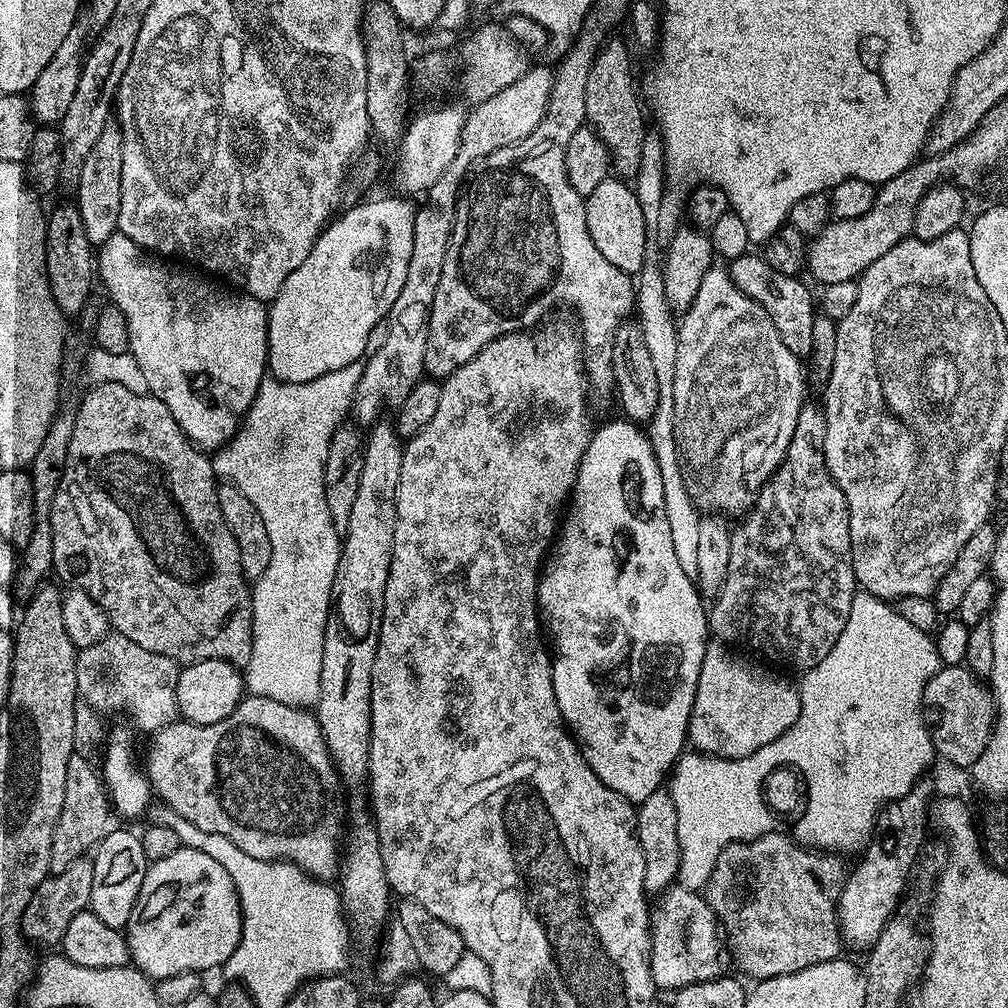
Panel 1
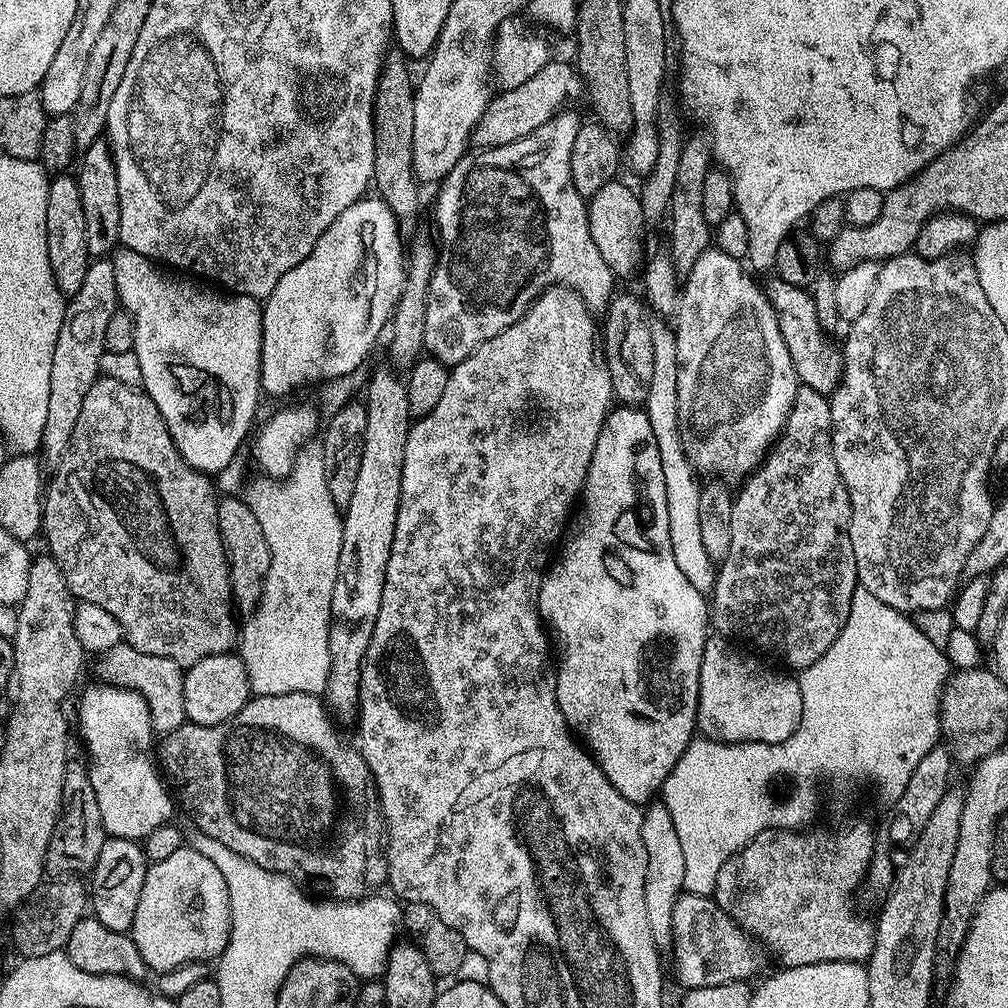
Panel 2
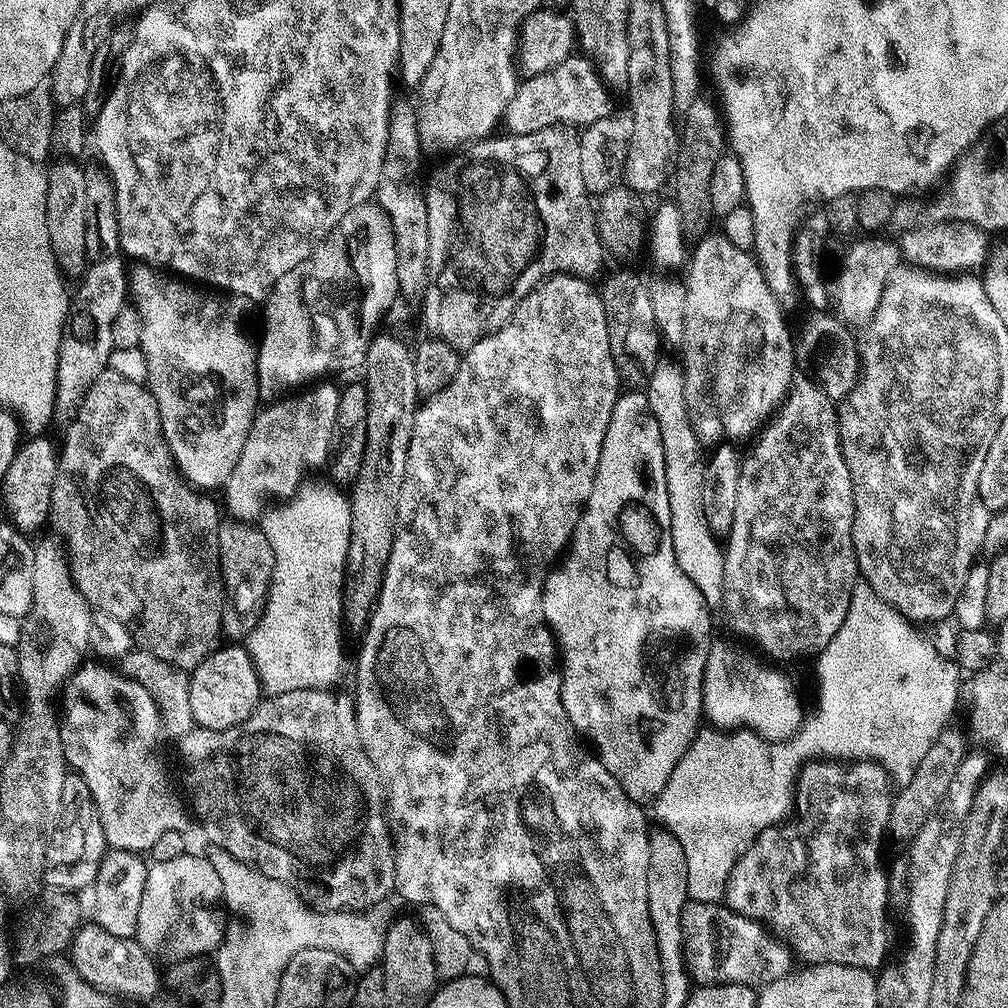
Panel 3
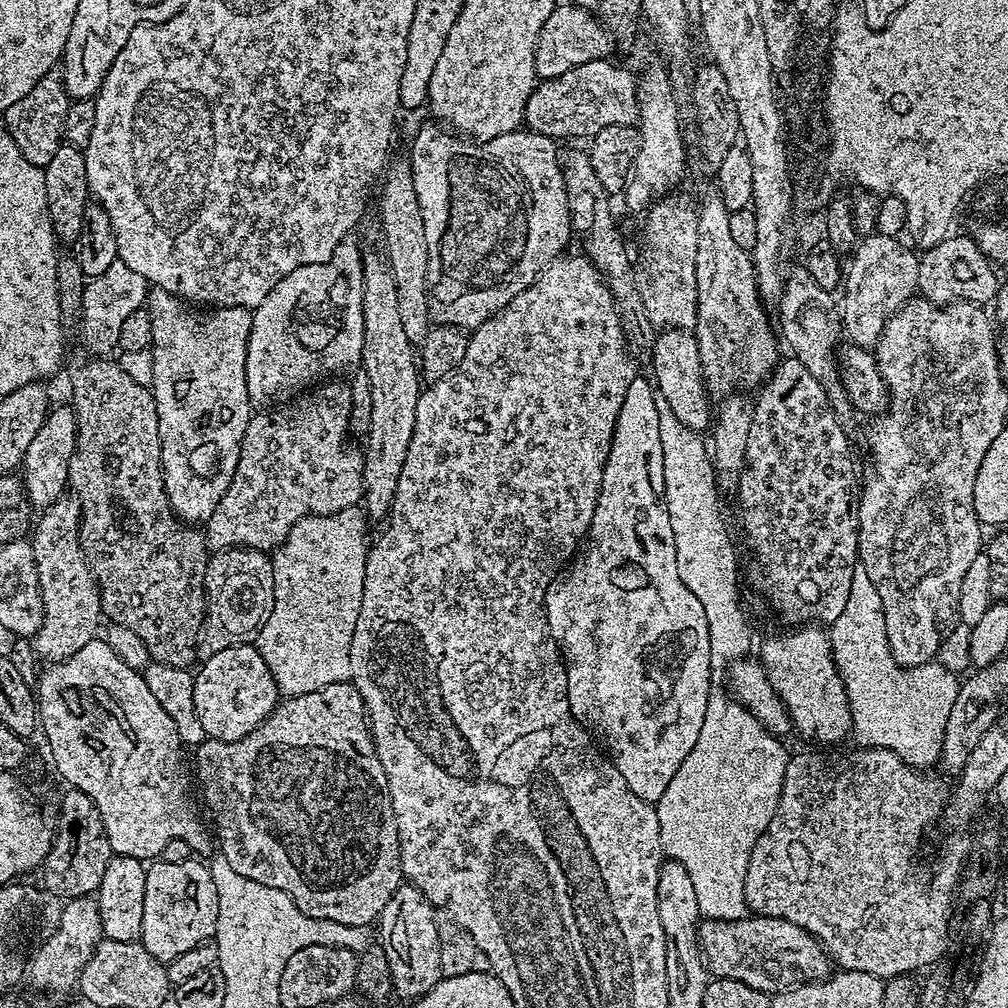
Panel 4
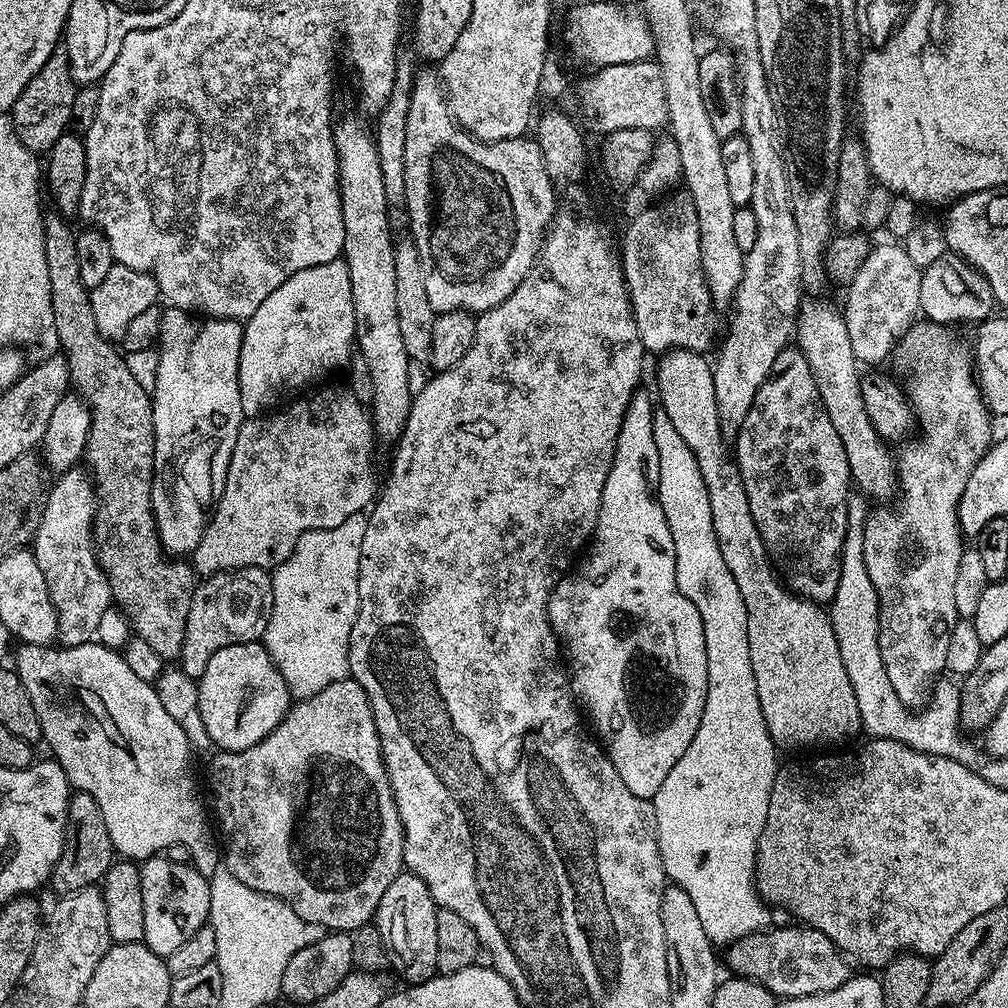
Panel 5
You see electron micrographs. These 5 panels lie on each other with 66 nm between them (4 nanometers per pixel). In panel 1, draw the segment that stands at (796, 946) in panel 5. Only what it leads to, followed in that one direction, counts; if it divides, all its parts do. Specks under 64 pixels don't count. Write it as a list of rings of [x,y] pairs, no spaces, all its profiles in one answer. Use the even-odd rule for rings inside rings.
[[[679,882],[659,893],[650,912],[652,934],[652,977],[657,989],[679,990],[725,975],[726,948],[716,915],[700,892],[691,892]]]

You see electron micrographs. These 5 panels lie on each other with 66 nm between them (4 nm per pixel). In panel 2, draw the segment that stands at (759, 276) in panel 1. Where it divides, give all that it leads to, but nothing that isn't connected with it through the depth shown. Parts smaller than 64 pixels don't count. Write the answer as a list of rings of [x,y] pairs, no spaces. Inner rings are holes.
[[[774,278],[766,284],[768,301],[778,318],[786,350],[790,350],[792,365],[796,371],[797,381],[803,387],[818,390],[818,394],[831,397],[844,378],[844,357],[841,349],[824,348],[825,329],[820,327],[820,315],[816,309],[817,297],[811,296],[807,288],[799,288],[781,278]]]

